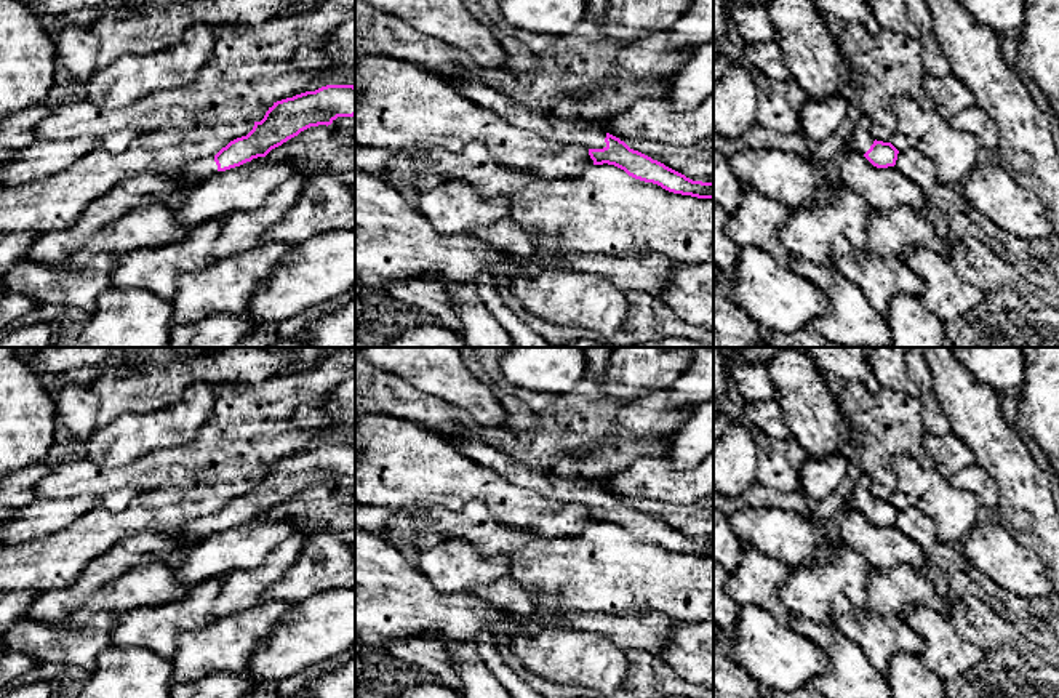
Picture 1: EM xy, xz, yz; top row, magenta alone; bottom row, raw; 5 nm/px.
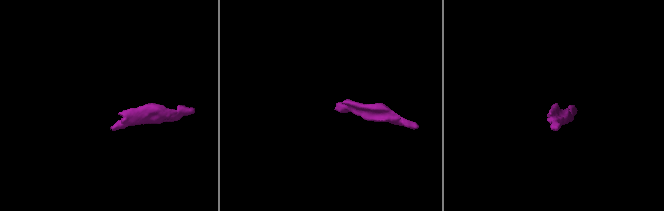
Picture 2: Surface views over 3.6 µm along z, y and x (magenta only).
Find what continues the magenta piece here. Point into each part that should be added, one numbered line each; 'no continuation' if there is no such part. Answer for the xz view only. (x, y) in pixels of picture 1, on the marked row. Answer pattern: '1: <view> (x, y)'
1: xz (578, 132)

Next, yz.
1: yz (861, 138)

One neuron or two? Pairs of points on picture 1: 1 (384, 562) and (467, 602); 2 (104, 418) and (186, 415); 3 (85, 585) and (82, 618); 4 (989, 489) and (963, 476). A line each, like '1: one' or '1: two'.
1: one
2: two
3: two
4: one

